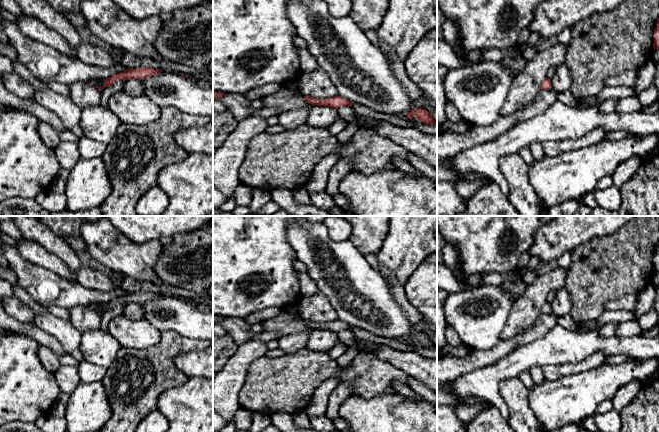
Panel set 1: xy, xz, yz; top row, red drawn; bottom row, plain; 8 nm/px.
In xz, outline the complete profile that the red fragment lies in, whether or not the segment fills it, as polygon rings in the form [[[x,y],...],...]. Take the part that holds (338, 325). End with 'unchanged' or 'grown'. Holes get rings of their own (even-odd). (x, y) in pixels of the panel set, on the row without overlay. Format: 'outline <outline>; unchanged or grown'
outline [[[304,320],[305,324],[312,328],[313,330],[330,330],[334,333],[338,333],[341,330],[352,330],[354,326],[347,324],[341,320],[336,320],[333,322],[318,323],[310,320]]]; unchanged

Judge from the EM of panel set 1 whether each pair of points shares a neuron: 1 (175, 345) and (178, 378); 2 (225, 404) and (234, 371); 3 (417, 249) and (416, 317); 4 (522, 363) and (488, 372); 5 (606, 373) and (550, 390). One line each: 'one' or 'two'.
1: one
2: one
3: one
4: one
5: one

